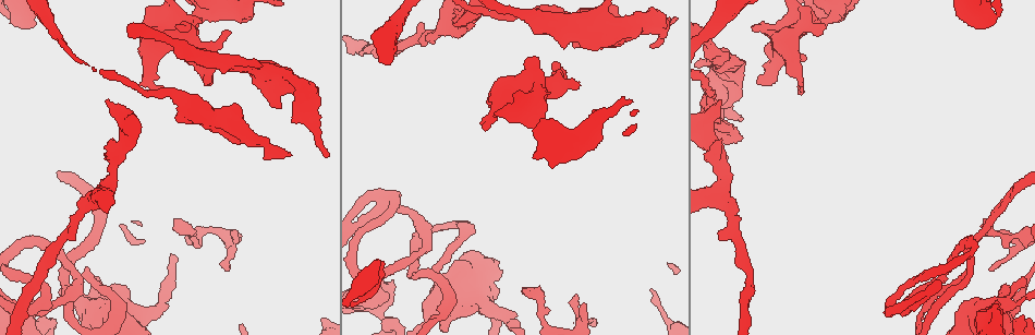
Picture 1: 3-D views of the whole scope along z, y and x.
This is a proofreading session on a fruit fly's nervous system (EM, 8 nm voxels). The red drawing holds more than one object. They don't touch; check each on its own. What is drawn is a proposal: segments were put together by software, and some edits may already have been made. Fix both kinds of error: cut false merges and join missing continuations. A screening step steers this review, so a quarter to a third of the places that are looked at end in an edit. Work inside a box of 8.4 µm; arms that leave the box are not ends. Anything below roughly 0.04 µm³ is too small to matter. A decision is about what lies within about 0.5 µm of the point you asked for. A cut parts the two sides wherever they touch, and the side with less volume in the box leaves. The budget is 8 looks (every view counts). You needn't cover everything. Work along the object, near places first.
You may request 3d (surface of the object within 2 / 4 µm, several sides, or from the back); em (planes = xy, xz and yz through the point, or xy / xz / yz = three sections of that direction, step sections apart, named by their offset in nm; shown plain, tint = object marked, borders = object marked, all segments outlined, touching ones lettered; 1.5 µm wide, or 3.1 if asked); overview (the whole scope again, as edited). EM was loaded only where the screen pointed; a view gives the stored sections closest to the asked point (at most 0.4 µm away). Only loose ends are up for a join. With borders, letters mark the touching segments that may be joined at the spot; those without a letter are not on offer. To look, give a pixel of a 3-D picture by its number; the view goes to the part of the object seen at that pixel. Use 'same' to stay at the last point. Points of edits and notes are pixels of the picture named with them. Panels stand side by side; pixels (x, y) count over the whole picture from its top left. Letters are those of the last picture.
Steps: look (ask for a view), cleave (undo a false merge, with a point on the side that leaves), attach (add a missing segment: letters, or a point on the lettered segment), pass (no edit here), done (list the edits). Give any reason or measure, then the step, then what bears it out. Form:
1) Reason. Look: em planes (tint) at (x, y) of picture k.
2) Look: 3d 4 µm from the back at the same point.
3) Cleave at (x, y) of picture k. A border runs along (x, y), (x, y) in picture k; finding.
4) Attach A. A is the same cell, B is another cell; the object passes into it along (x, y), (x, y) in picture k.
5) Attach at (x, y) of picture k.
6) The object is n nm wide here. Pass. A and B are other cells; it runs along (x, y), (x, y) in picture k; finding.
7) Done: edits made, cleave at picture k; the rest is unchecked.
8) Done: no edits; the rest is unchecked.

Thin neck. Look: 3d 2 µm at (114, 167) of picture 1.

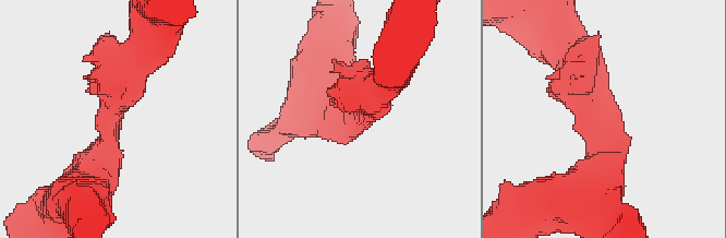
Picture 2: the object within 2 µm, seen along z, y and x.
The arms are 340, 400 nm wide; now the EM. Look: em xz step 8 (plain) at (108, 116) of picture 2.

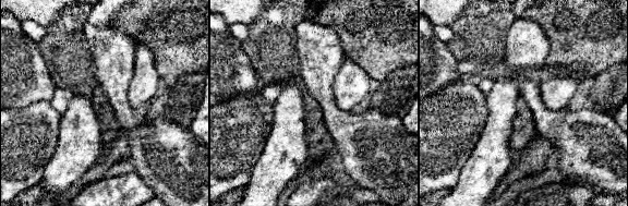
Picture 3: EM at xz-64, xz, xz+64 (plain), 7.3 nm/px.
Look: em xz step 8 (borders) at the same point.

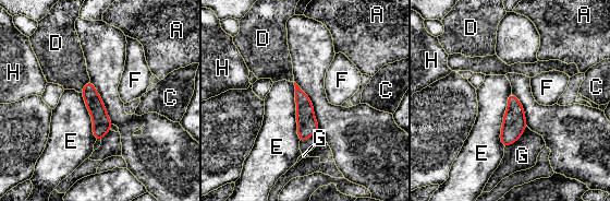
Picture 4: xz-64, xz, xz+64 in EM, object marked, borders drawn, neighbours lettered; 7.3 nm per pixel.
The longest contact is with E, 440 nm. Pass. A, C, D, E, F, G and H are other cells; a border runs along (293, 82), (296, 136), (300, 140) in picture 4; all the same neuron.

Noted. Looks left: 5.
Free end. Look: em planes (borders) at (258, 86) of picture 1.

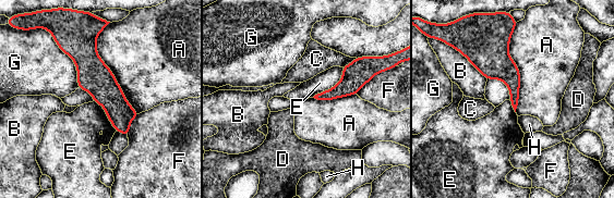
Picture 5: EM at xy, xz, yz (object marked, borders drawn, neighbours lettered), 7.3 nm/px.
Pass. A, B, C, D, E, F, G and H are other cells; no lettered segment goes on from it.

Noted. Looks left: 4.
Sharp bend. Look: em 3.1 µm yz step 16 (borders) at (174, 21) of picture 1.

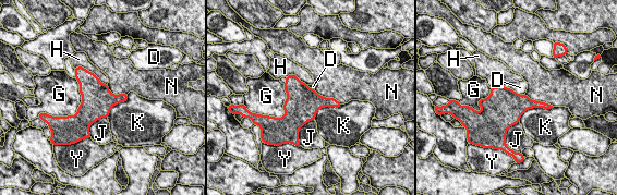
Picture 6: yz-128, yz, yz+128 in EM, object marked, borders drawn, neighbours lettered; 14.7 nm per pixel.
Pass. D, G, H, J, K, N and Y are other cells; one neuron here.

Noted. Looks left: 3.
Done: no edits; the rest is unchecked.

